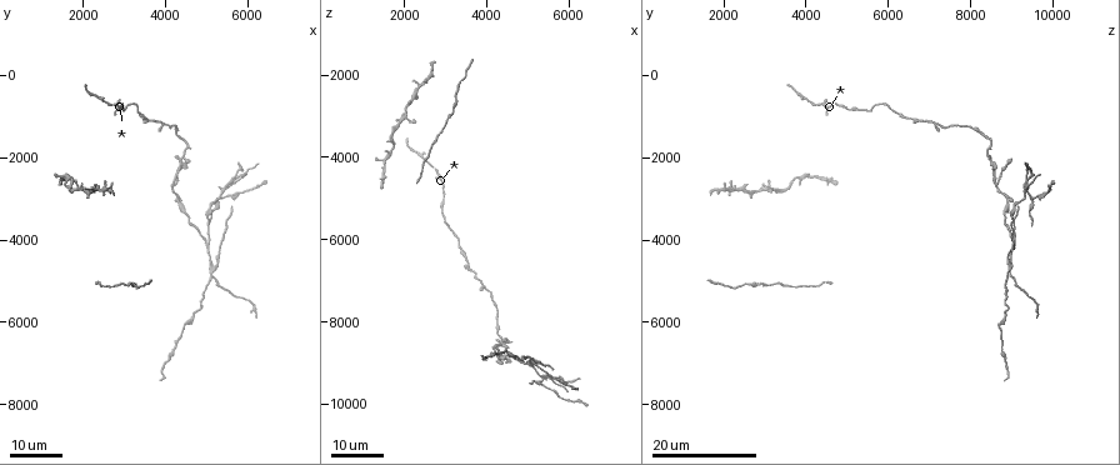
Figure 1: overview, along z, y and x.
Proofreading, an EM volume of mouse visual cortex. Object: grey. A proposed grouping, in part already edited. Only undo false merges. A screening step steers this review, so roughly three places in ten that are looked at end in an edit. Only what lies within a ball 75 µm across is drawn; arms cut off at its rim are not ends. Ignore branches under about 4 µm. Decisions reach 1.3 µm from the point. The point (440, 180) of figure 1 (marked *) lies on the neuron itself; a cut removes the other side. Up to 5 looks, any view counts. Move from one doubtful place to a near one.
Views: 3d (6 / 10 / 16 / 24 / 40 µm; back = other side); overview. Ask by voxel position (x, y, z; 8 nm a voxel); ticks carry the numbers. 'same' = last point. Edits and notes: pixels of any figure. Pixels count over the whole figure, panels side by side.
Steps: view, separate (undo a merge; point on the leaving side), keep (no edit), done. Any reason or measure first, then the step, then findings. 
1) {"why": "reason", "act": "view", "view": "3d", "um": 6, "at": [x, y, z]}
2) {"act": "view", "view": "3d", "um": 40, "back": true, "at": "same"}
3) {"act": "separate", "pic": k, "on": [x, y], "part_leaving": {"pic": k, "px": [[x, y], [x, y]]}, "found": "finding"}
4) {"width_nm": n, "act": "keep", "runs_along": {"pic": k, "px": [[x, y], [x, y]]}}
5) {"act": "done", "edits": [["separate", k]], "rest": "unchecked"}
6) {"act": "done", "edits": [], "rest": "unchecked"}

{"why": "a narrow waist", "act": "view", "view": "3d", "um": 16, "at": [3550, 1050, 6500]}

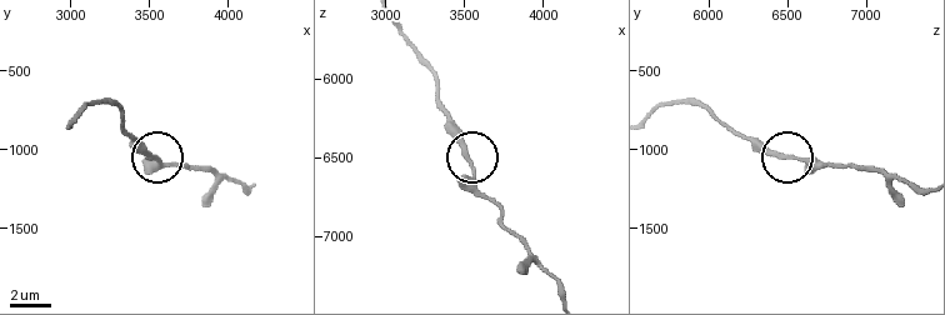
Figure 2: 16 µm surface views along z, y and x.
{"act": "view", "view": "3d", "um": 6, "at": [3540, 1040, 6520]}

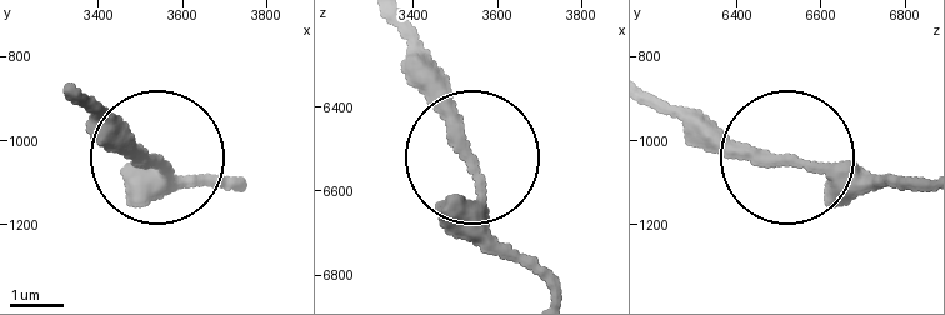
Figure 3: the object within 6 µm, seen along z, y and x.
{"act": "view", "view": "3d", "um": 6, "back": true, "at": [3540, 1050, 6535]}

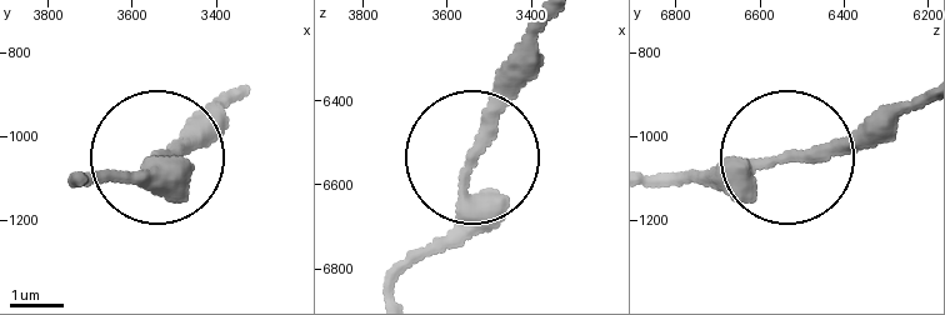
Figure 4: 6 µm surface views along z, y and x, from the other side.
{"width_nm": 220, "act": "keep", "found": "one neuron here"}

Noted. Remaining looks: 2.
{"why": "two arms in line, one across", "act": "view", "view": "3d", "um": 24, "at": [4150, 2650, 8600]}

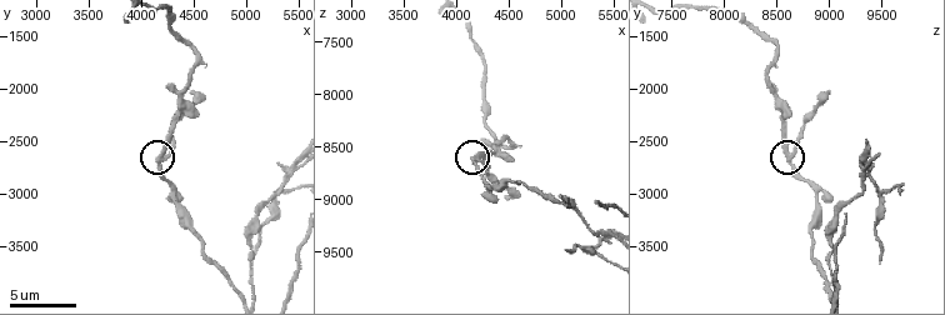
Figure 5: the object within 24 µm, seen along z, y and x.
{"why": "closer look", "act": "view", "view": "3d", "um": 10, "at": [4220, 2640, 8620]}

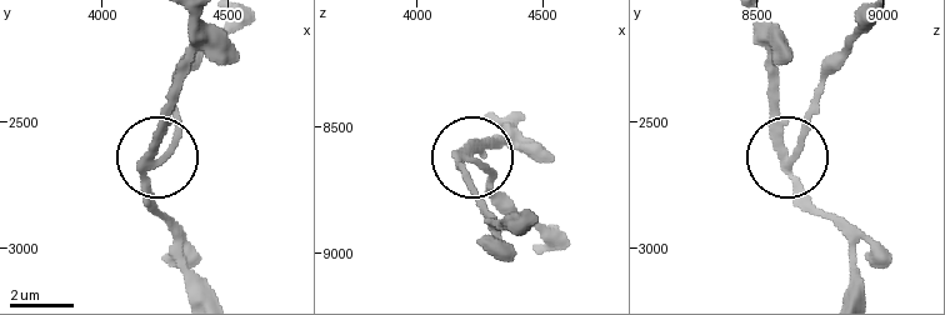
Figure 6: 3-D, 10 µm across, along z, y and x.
{"arms": 3, "act": "separate", "pic": 6, "on": [181, 125], "part_leaving": {"pic": 6, "px": [[469, 158], [539, 230], [539, 244]]}, "found": "a second neuron is stuck on"}

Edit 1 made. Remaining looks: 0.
{"act": "done", "edits": [["separate", 6]], "rest": "unchecked"}

